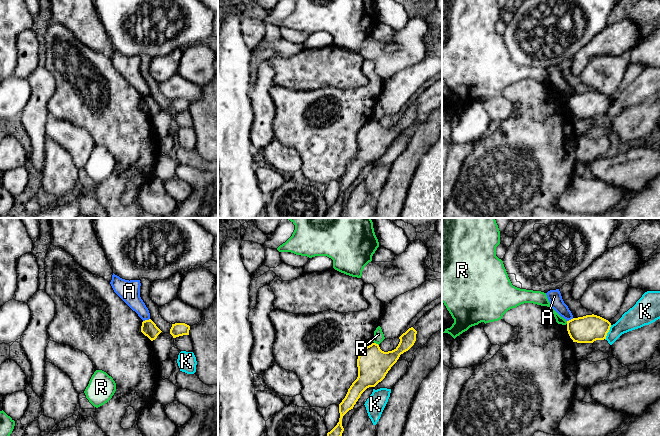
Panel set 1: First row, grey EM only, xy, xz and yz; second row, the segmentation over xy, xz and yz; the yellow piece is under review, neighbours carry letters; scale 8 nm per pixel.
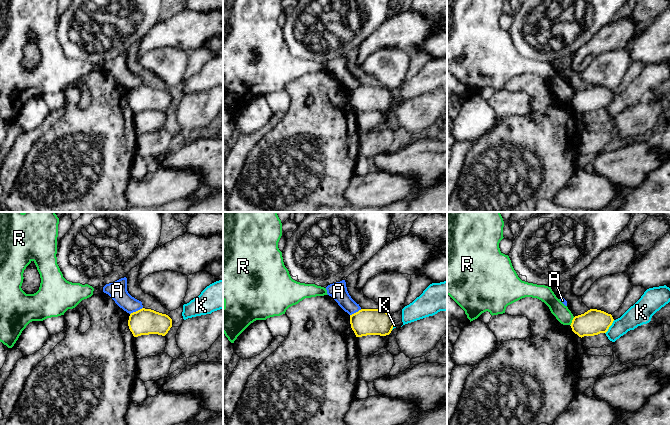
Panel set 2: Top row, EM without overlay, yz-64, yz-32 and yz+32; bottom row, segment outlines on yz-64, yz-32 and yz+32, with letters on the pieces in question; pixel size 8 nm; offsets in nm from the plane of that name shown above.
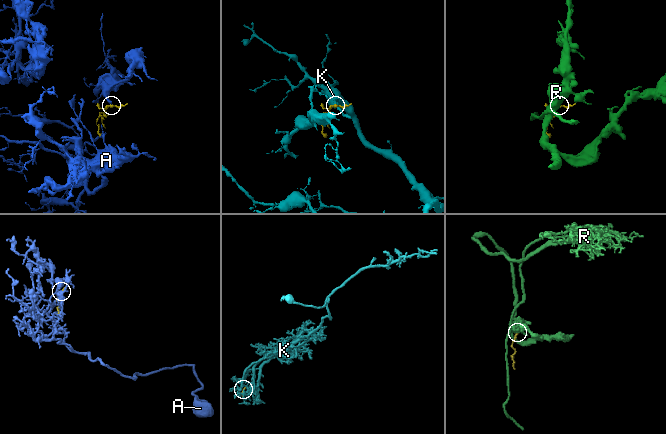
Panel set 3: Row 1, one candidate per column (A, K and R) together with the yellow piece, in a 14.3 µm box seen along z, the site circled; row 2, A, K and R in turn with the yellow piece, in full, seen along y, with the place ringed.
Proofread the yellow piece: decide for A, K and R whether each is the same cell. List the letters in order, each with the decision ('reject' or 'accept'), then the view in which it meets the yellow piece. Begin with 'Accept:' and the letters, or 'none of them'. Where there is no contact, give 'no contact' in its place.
Accept: none of them
A: reject; contact in xy
K: reject; contact in yz
R: reject; contact in xz

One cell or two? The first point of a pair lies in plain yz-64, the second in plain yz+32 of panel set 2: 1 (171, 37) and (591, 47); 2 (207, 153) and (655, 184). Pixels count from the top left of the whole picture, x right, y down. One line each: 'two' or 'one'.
1: one
2: two

